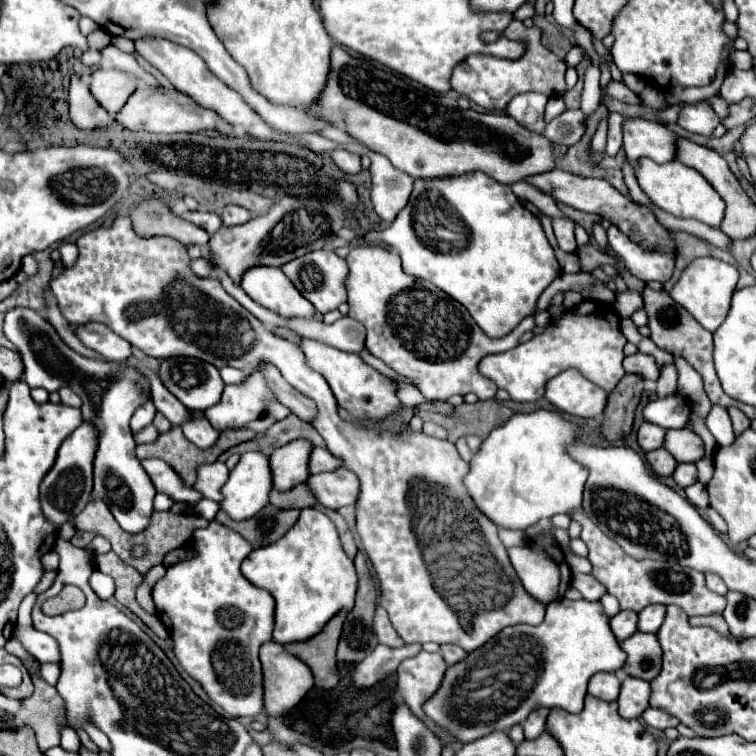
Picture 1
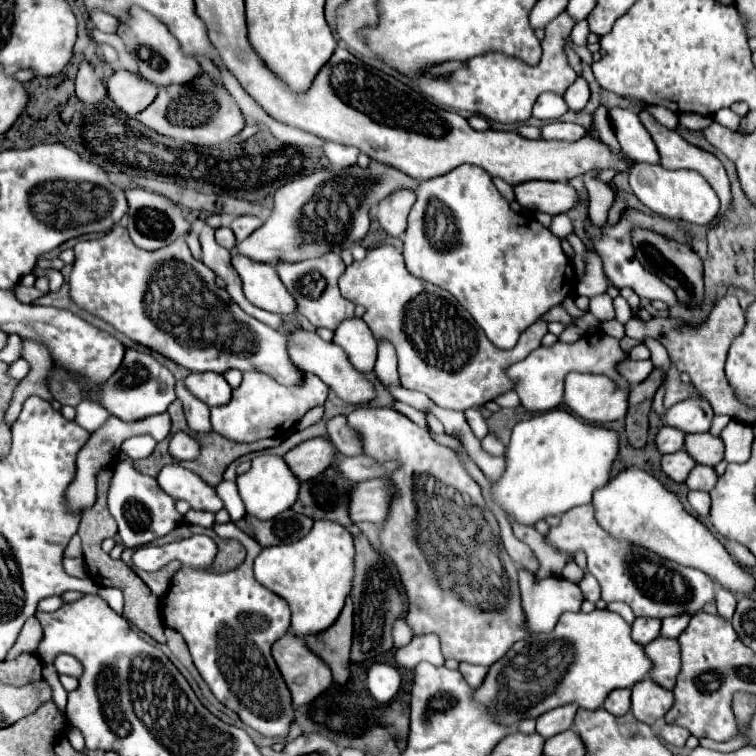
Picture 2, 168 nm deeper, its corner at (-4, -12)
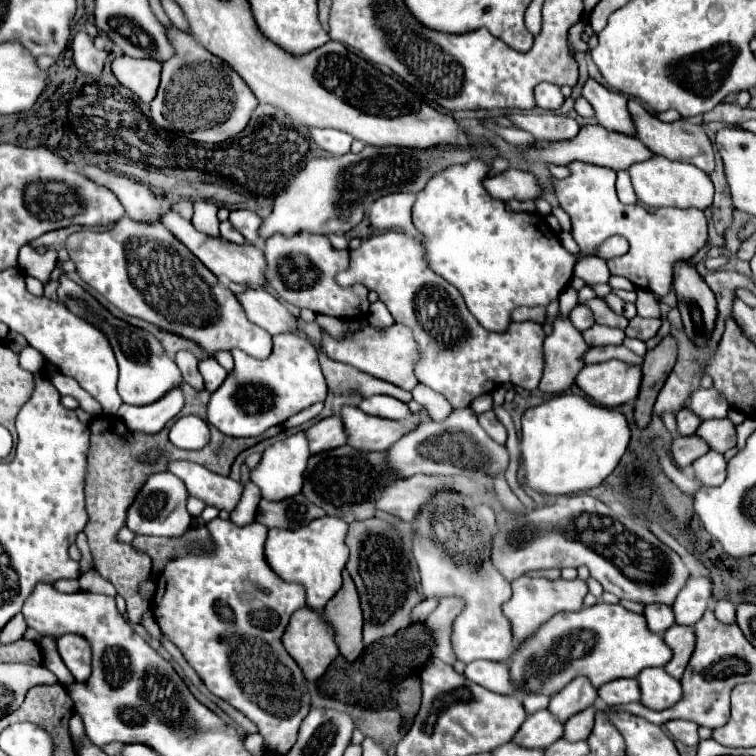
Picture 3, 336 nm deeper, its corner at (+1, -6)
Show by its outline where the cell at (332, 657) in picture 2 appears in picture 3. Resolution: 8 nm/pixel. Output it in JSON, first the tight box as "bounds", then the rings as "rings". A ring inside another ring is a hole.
{"bounds":[324,572,364,662],"rings":[[[344,572],[344,584],[338,594],[334,594],[332,600],[326,604],[324,618],[336,630],[336,644],[340,646],[340,654],[350,662],[356,660],[364,650],[364,616],[356,584],[348,572]]]}

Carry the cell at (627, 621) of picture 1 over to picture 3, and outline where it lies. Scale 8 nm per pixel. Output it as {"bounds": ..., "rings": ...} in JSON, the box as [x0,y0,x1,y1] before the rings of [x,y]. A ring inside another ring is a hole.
{"bounds":[644,604,674,632],"rings":[[[648,604],[644,610],[644,616],[648,618],[648,626],[652,632],[666,632],[668,626],[674,626],[674,612],[668,604]]]}

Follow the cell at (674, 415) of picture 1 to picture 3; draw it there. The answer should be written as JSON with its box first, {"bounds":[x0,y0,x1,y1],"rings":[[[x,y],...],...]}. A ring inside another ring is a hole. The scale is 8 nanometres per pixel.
{"bounds":[686,388,730,420],"rings":[[[698,388],[696,392],[690,394],[686,406],[690,410],[696,410],[696,414],[700,414],[702,420],[724,418],[724,416],[728,416],[728,410],[730,410],[728,400],[716,388],[710,388],[710,390]]]}

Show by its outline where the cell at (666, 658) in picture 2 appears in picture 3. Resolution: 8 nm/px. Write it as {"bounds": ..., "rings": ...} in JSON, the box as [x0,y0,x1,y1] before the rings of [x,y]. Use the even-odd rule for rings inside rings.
{"bounds":[664,624,696,680],"rings":[[[674,624],[672,628],[668,628],[664,632],[664,640],[674,650],[674,658],[664,668],[666,668],[668,674],[672,674],[674,678],[680,680],[682,674],[684,674],[684,668],[688,666],[688,660],[690,660],[690,656],[694,652],[694,646],[696,646],[694,628],[692,626],[678,626],[678,624]]]}

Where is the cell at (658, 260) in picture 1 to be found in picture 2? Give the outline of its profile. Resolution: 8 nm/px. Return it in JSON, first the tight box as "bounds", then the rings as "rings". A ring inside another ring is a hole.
{"bounds":[587,210,689,306],"rings":[[[625,210],[621,214],[621,220],[615,224],[615,226],[609,226],[605,224],[601,230],[599,228],[593,228],[591,222],[587,222],[587,232],[591,234],[591,240],[593,240],[593,246],[595,246],[595,252],[599,254],[599,258],[603,260],[603,270],[607,274],[607,278],[617,286],[617,288],[631,288],[635,290],[635,294],[639,298],[647,298],[647,300],[663,300],[667,306],[673,306],[677,302],[677,296],[675,292],[655,274],[651,274],[649,270],[641,268],[641,264],[635,260],[635,254],[633,254],[633,246],[631,246],[631,228],[641,227],[648,230],[653,230],[667,238],[673,238],[677,242],[689,245],[689,236],[687,232],[683,232],[681,228],[677,228],[678,222],[671,221],[666,218],[651,218],[651,216],[645,216],[637,210]]]}

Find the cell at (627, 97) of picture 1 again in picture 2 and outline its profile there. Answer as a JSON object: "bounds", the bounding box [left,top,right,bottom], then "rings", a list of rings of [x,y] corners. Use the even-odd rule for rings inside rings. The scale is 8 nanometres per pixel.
{"bounds":[639,110,733,216],"rings":[[[641,110],[641,112],[639,112],[639,120],[641,120],[641,124],[647,128],[647,132],[651,134],[651,138],[655,140],[655,144],[657,144],[657,148],[659,148],[661,166],[667,168],[667,170],[695,170],[695,172],[699,172],[699,174],[711,184],[711,188],[717,192],[717,196],[719,196],[719,200],[721,200],[721,216],[725,216],[725,214],[729,212],[733,194],[731,194],[729,178],[727,178],[727,174],[725,174],[723,164],[721,164],[713,154],[709,154],[709,152],[705,152],[705,150],[701,150],[701,148],[697,148],[697,146],[685,142],[677,132],[673,132],[673,130],[661,126],[647,110]]]}

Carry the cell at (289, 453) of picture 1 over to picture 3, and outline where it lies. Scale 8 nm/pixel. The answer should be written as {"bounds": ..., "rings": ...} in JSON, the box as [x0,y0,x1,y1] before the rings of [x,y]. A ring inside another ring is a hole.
{"bounds":[308,416,346,454],"rings":[[[328,416],[308,428],[308,440],[310,440],[310,450],[312,454],[328,448],[338,448],[346,444],[346,432],[344,432],[344,422],[340,416]]]}

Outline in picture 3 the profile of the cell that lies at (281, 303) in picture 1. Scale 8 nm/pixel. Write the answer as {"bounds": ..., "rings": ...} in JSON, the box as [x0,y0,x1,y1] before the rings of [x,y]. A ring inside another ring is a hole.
{"bounds":[160,210,266,288],"rings":[[[168,210],[160,222],[218,278],[226,276],[228,280],[232,282],[238,282],[238,284],[248,284],[248,288],[262,288],[266,284],[266,278],[264,278],[264,254],[260,248],[252,246],[252,244],[244,244],[244,246],[238,246],[238,244],[232,244],[228,240],[224,240],[222,236],[218,238],[212,238],[204,232],[198,232],[192,224],[192,220],[186,220],[182,218],[176,210]]]}

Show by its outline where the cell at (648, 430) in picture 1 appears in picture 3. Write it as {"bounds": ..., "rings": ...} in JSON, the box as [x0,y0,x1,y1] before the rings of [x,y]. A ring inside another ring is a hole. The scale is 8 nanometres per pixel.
{"bounds":[676,408,702,436],"rings":[[[682,408],[678,414],[676,414],[676,420],[678,420],[678,430],[682,436],[690,436],[698,430],[698,426],[702,424],[702,418],[698,414],[694,414],[690,408]]]}

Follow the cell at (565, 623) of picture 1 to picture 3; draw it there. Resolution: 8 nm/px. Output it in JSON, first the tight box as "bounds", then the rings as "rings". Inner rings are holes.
{"bounds":[508,602,670,696],"rings":[[[598,602],[578,612],[556,614],[514,652],[508,666],[512,678],[520,686],[518,696],[524,696],[526,692],[552,696],[576,676],[586,676],[600,688],[616,678],[636,678],[644,668],[666,666],[670,658],[670,646],[660,634],[648,628],[644,614],[624,610],[620,604]]]}

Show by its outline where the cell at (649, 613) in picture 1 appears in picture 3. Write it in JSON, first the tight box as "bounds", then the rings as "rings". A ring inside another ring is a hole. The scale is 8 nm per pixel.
{"bounds":[674,576,712,626],"rings":[[[690,576],[674,602],[676,624],[694,626],[708,608],[712,598],[712,582],[704,576]]]}

